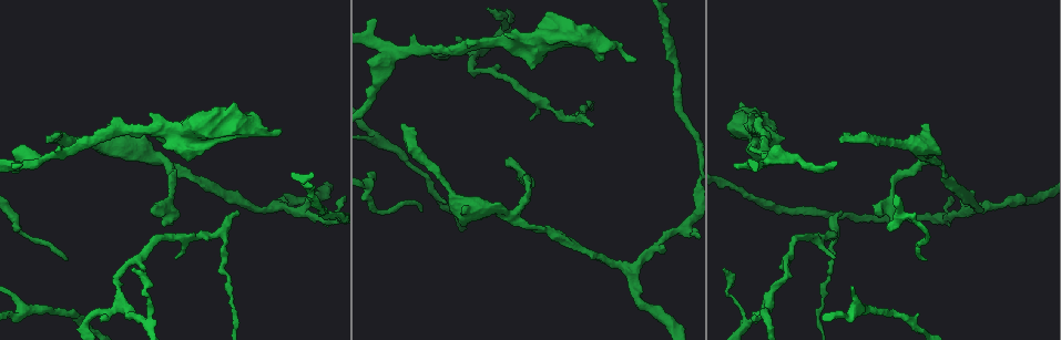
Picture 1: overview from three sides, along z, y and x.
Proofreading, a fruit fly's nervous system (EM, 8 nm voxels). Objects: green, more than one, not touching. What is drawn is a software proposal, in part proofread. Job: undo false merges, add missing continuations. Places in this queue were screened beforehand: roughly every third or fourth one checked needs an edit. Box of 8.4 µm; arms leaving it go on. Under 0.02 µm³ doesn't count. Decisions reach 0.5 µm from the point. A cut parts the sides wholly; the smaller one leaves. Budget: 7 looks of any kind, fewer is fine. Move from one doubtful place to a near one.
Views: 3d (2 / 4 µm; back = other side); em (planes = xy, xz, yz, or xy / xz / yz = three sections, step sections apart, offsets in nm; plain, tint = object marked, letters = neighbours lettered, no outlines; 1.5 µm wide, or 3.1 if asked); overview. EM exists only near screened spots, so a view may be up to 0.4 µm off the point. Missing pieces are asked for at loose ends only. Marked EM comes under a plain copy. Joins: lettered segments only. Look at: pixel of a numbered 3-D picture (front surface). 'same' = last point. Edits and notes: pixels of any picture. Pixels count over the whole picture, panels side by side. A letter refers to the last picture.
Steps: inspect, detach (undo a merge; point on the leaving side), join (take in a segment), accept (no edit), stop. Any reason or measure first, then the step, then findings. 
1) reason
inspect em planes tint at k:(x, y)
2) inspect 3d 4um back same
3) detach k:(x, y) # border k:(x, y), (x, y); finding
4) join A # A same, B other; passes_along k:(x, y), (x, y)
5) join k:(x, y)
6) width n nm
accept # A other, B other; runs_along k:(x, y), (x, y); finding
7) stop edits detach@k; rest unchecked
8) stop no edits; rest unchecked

branch stops here
inspect 3d 4um back at 1:(401, 126)

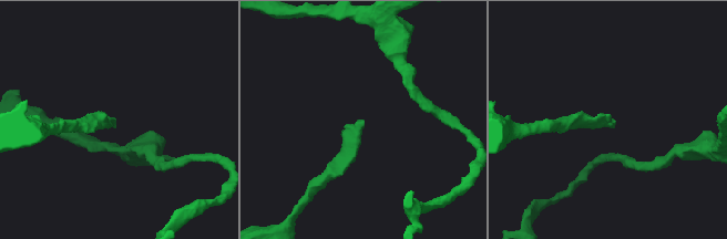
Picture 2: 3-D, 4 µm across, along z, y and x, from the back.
inspect em yz step 4 tint at 2:(361, 121)

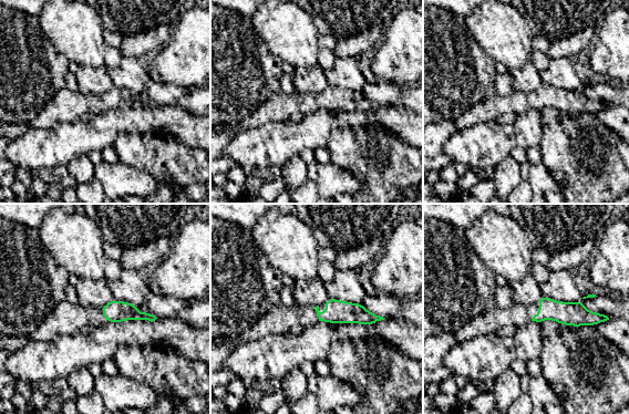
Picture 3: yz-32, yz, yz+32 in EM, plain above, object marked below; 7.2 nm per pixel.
another direction
inspect em planes letters same

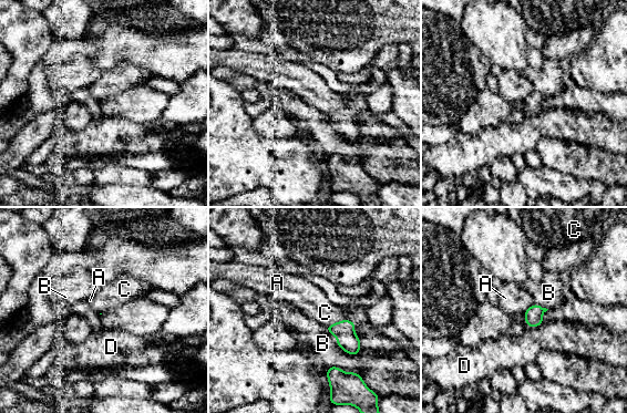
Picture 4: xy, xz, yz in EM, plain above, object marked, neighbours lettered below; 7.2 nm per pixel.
accept # A other, B other, C other, D other; border 4:(350, 319), (341, 319), (326, 326); none of them fits

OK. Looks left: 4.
sudden change in width
inspect 3d 4um at 1:(918, 147)

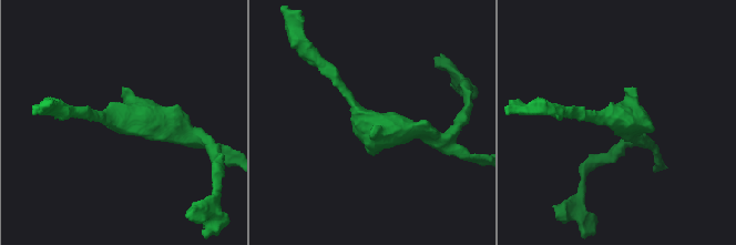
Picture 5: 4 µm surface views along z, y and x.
shape alone is not enough
inspect em planes tint at 5:(369, 120)

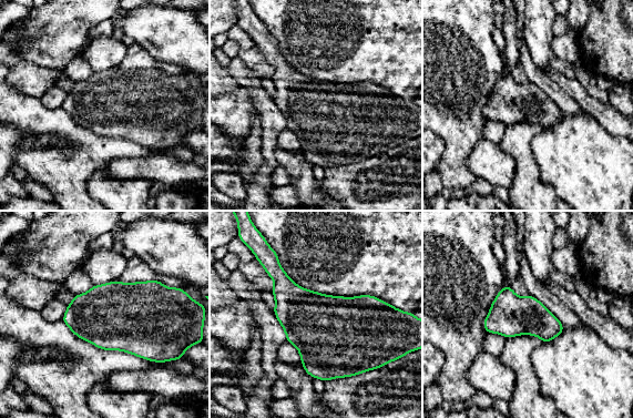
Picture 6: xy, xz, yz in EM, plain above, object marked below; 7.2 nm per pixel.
inspect em planes letters same

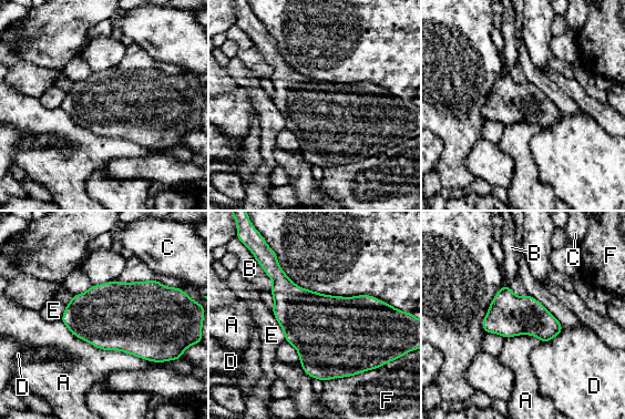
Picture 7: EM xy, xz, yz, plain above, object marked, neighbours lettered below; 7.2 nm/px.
accept # A other, B other, C other, D other, E other, F other; border 7:(60, 320), (96, 347), (150, 363); continuous, no second neuron

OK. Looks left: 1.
stop no edits; rest unchecked

